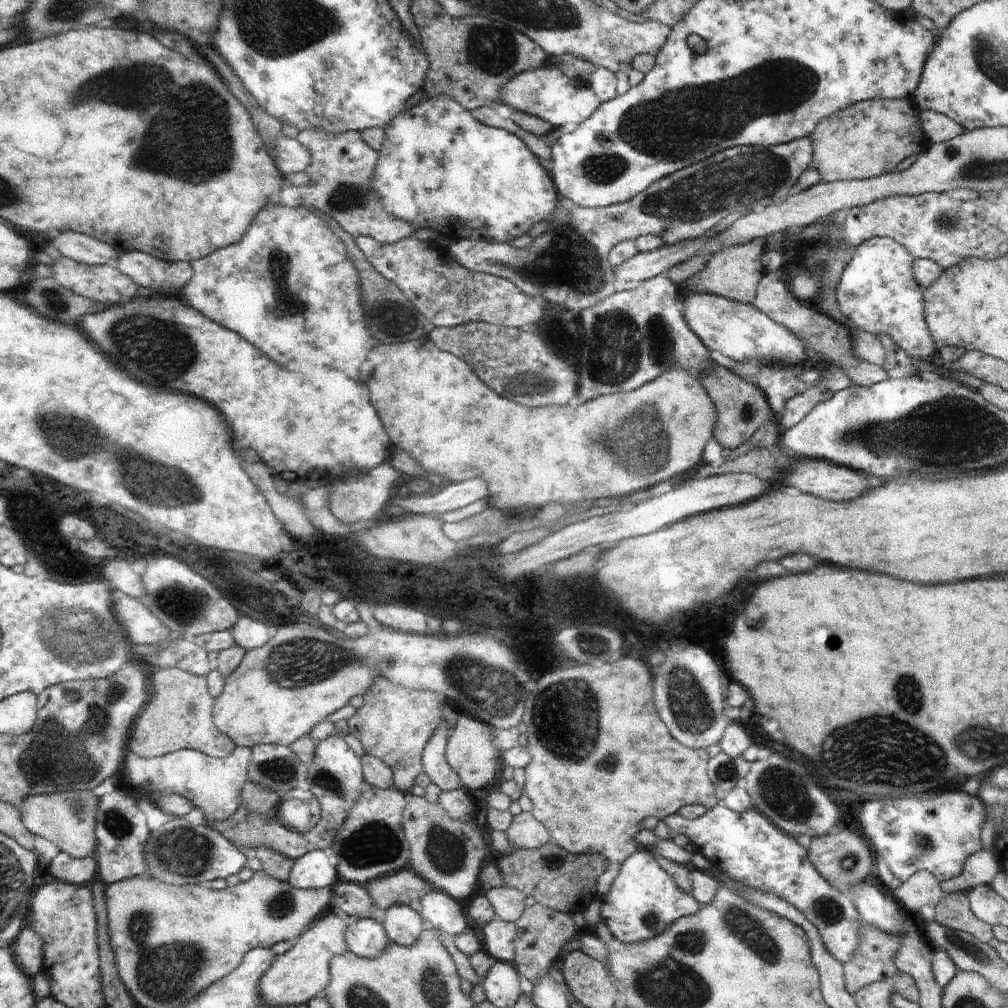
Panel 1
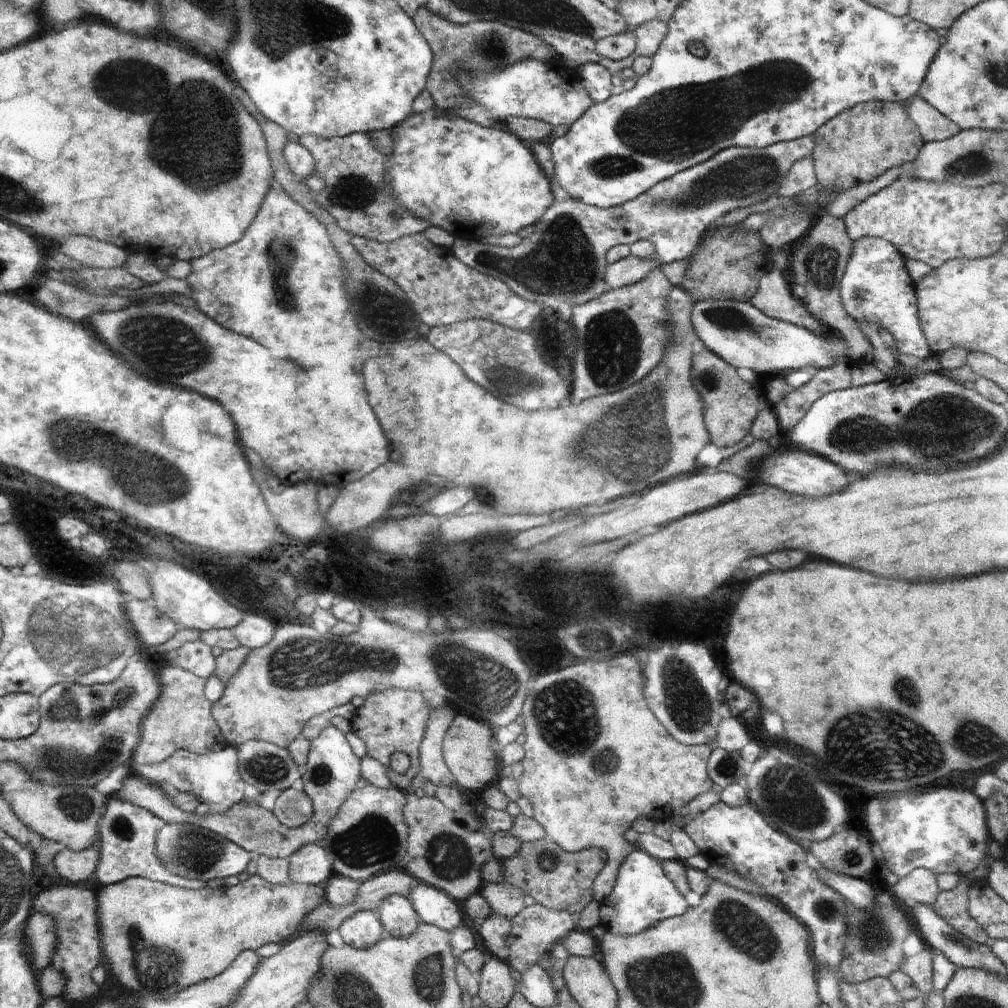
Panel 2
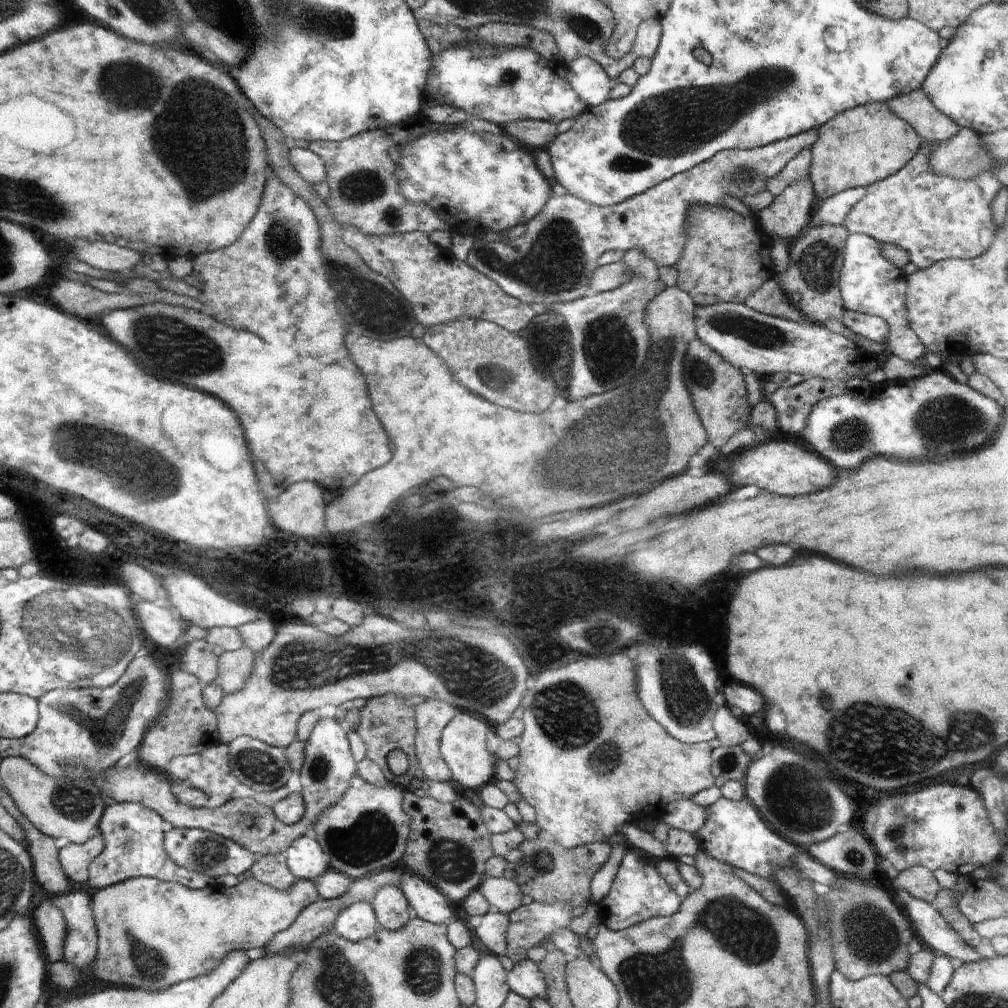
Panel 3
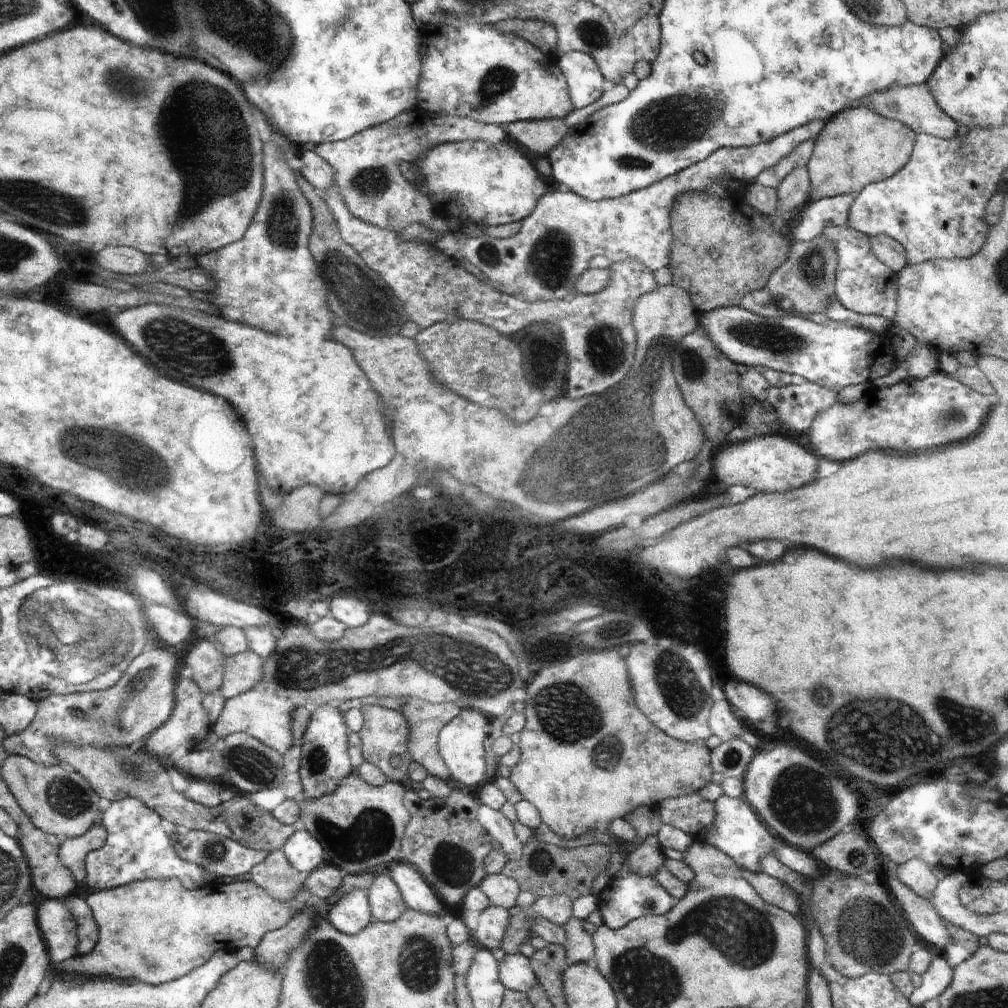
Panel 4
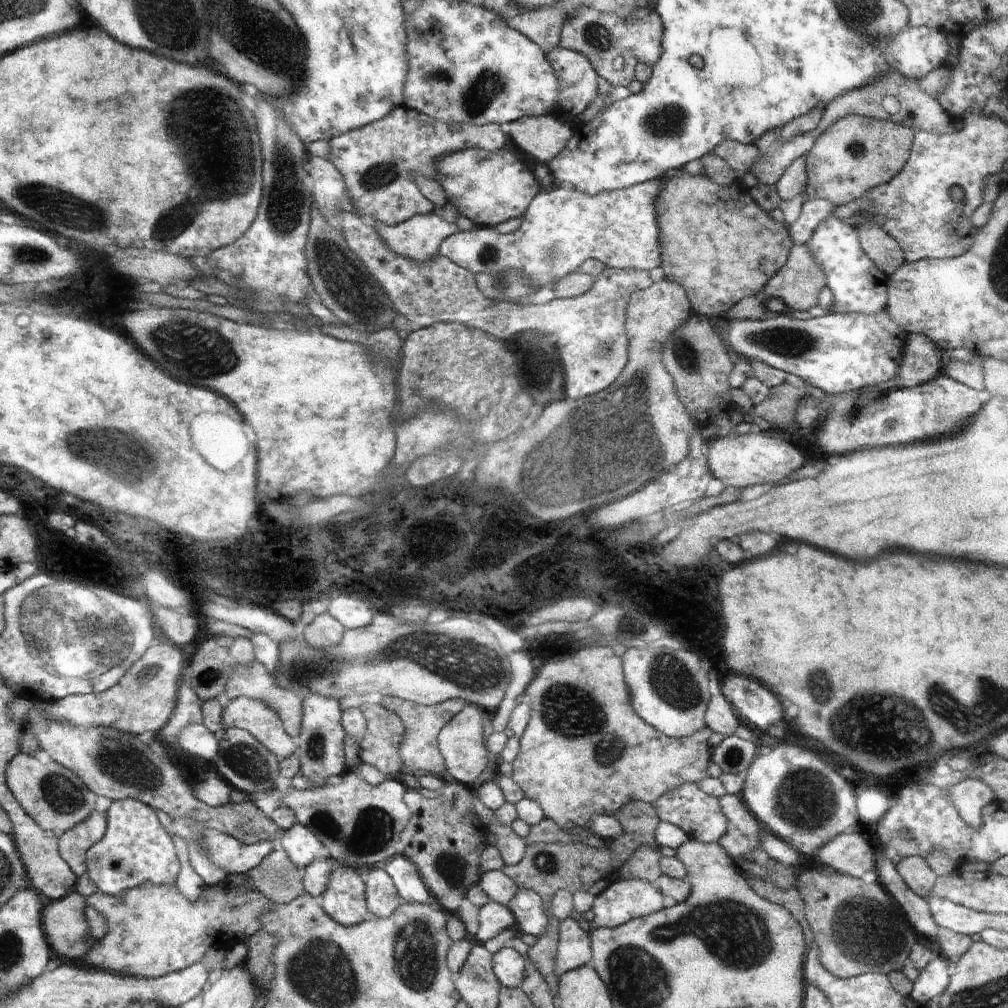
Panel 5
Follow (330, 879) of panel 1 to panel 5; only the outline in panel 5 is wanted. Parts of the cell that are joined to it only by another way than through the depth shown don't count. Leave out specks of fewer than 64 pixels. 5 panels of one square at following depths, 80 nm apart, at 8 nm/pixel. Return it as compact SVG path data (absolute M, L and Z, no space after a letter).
M296 823L283 831L278 845L296 866L306 868L321 854L323 844L305 826Z

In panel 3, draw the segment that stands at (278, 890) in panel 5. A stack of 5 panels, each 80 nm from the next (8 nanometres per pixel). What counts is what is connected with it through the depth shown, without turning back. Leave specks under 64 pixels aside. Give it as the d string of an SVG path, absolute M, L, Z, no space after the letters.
M285 853L262 855L262 858L251 866L250 873L260 882L278 890L288 888L297 879L288 868Z

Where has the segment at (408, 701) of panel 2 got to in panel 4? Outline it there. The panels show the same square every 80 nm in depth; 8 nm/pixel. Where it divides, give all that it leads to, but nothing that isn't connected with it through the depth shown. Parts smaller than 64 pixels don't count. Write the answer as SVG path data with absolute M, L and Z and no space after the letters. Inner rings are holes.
M364 706L361 708L364 718L364 727L359 732L362 739L362 756L366 762L374 764L385 776L388 781L398 782L407 790L411 790L412 781L409 778L409 770L413 765L413 760L408 754L407 742L410 740L410 726L407 718L400 711L390 710L385 706ZM398 756L400 764L393 767L390 759Z

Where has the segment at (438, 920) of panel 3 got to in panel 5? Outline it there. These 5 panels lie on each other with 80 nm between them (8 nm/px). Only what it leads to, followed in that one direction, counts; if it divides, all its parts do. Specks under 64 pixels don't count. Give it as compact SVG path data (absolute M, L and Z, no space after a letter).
M397 854L380 867L392 879L400 899L416 904L430 904L436 910L442 909L429 888L422 882L416 867L404 856Z

